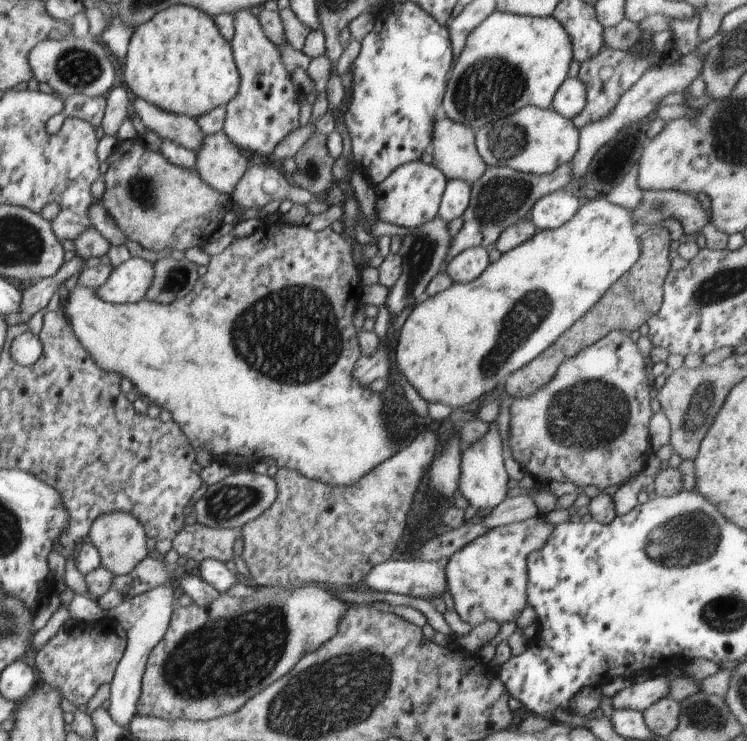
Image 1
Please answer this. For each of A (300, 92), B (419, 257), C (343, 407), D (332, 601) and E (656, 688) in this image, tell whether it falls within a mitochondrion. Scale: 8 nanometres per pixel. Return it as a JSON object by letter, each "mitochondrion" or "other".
{"A":"other","B":"mitochondrion","C":"other","D":"other","E":"other"}

